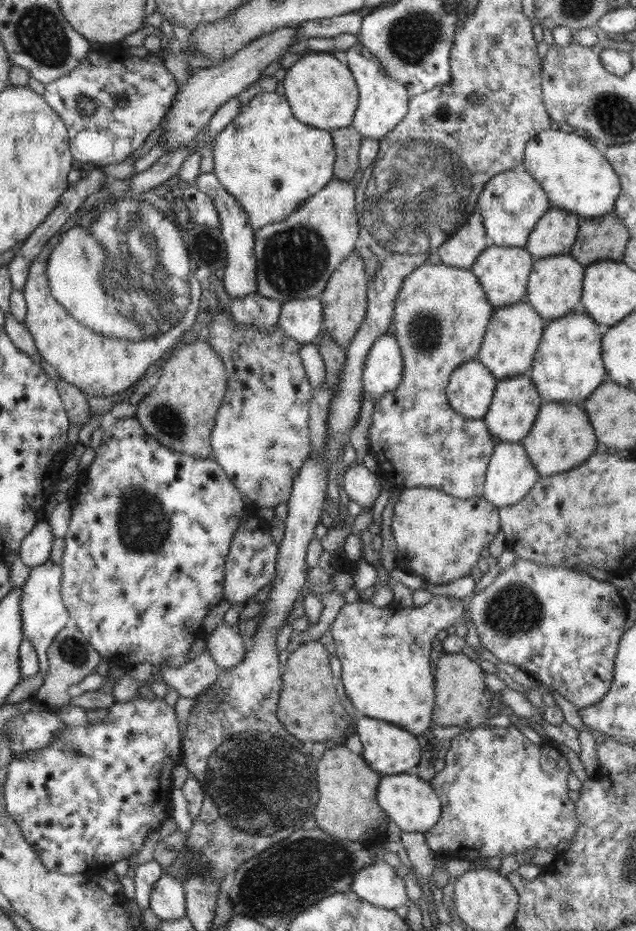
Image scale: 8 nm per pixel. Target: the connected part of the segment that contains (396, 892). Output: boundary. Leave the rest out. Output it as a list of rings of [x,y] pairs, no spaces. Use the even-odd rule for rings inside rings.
[[[382,860],[374,861],[372,864],[360,869],[357,873],[354,873],[351,890],[360,899],[384,909],[396,909],[403,904],[409,903],[404,880],[396,875],[394,867]]]

